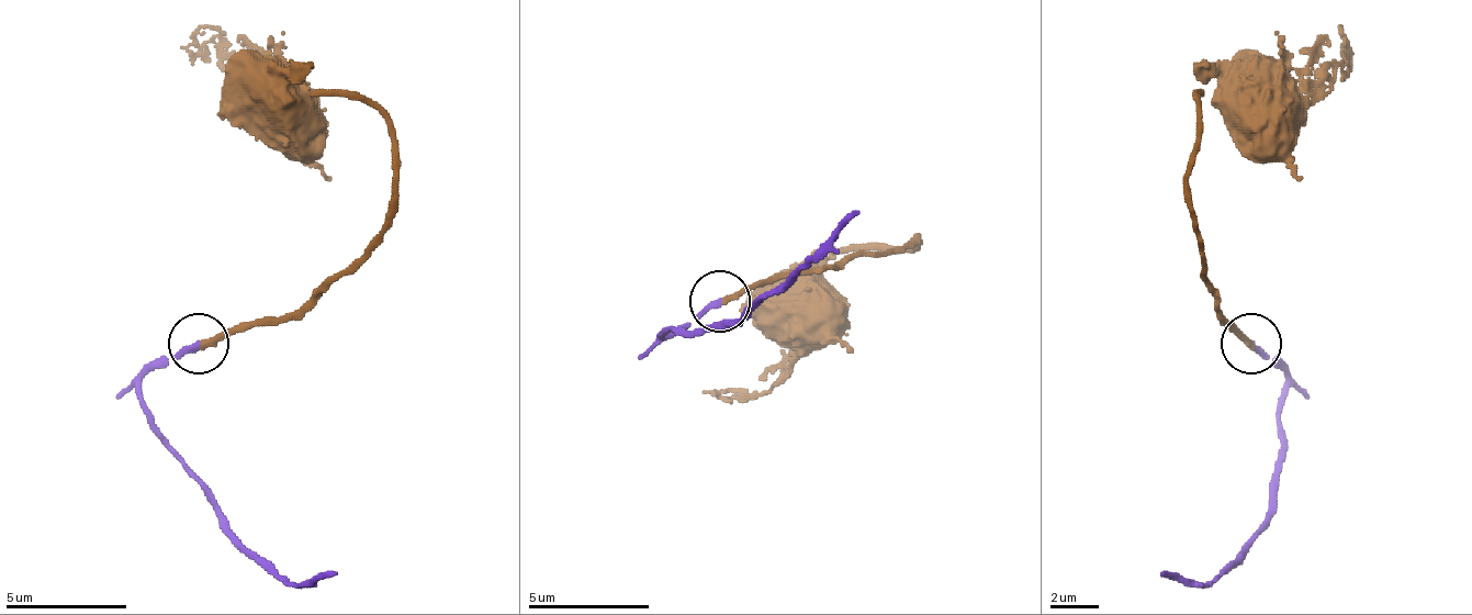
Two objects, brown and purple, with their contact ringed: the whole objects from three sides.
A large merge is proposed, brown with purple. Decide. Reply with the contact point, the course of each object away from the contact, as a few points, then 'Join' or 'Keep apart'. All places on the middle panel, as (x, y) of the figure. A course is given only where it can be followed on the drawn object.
Place: (720, 301). Course of brown: (725, 300), (785, 276), (821, 276), (912, 239), (912, 245), (821, 252), (809, 264), (809, 300), (791, 312). Course of purple: (719, 300), (671, 336), (664, 336), (737, 324), (857, 209). Join

